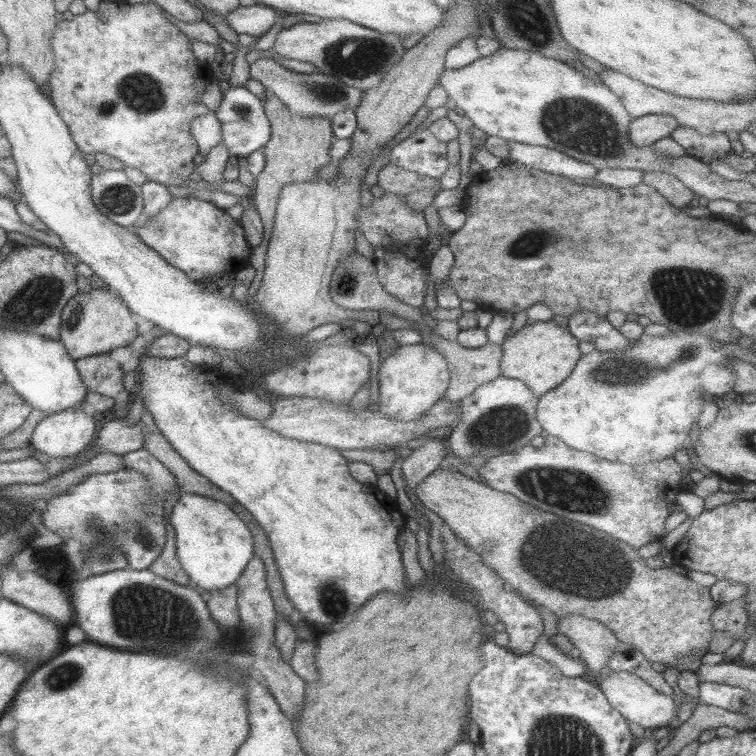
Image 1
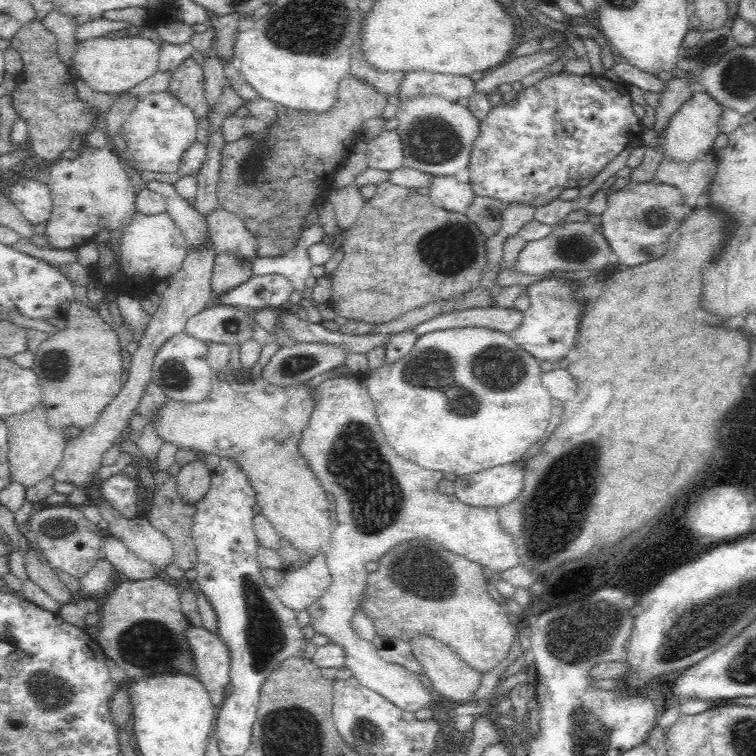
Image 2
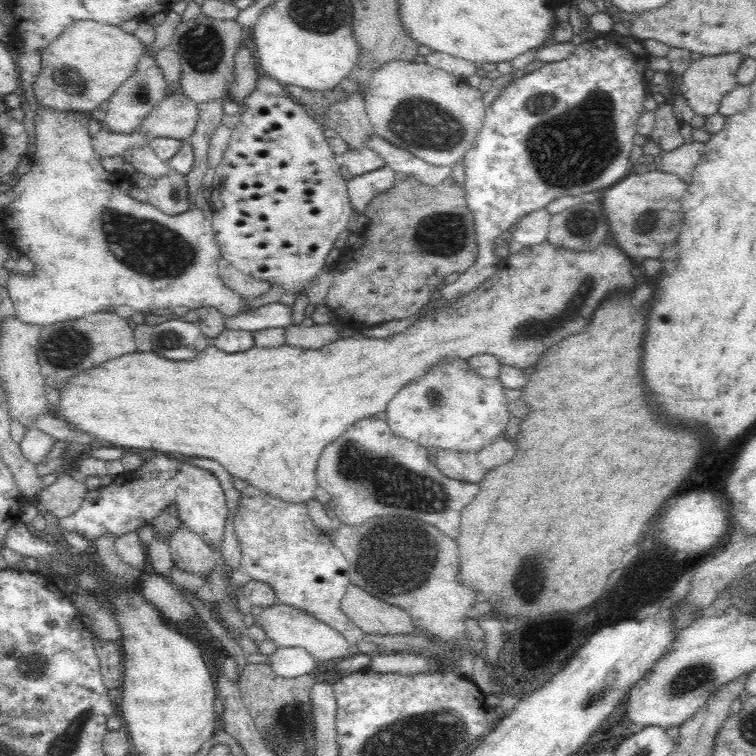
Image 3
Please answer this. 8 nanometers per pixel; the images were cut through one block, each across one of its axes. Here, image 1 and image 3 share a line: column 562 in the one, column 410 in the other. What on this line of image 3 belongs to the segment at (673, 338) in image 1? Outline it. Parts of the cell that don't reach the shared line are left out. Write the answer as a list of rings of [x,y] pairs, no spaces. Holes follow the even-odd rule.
[[[462,358],[444,360],[444,364],[430,368],[424,376],[400,388],[392,402],[388,402],[386,422],[396,436],[420,446],[476,452],[508,428],[510,412],[504,406],[508,402],[504,388],[498,378],[480,378]]]

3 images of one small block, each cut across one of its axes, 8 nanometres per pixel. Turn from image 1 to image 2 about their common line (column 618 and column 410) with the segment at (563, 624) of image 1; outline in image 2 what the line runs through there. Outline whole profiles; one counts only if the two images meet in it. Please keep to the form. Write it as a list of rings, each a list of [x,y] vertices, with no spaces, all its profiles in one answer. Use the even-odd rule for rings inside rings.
[[[414,638],[408,644],[412,646],[412,654],[420,660],[424,674],[432,680],[436,694],[442,694],[444,698],[458,704],[468,704],[472,700],[472,696],[478,692],[478,686],[482,682],[482,674],[478,670],[468,666],[448,644],[438,642],[434,638]]]

